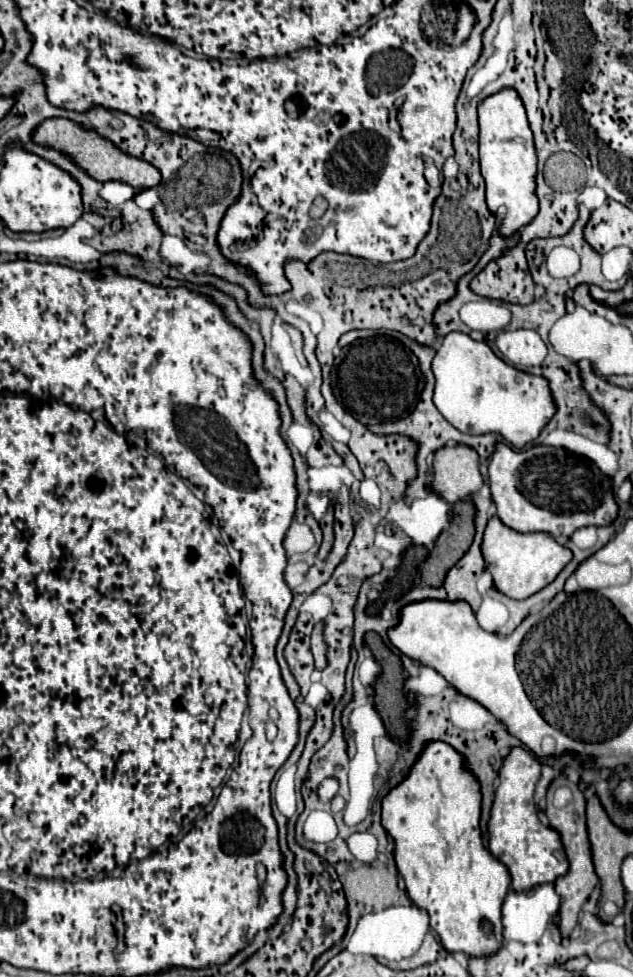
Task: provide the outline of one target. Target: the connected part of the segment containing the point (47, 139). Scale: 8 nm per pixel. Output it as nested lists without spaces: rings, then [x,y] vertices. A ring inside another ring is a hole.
[[[49,118],[45,122],[41,122],[33,132],[31,132],[31,140],[35,144],[41,146],[49,146],[59,150],[61,154],[69,156],[79,168],[83,168],[85,172],[89,172],[89,176],[93,176],[93,180],[115,180],[115,182],[125,182],[137,190],[145,190],[145,188],[153,188],[159,184],[161,174],[157,168],[153,168],[151,164],[147,164],[145,160],[133,158],[121,150],[117,150],[109,140],[103,140],[97,132],[87,132],[81,130],[75,122],[67,120],[67,118]]]

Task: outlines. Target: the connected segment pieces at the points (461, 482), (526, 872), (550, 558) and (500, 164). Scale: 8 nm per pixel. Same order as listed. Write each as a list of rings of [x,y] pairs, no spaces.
[[[445,446],[433,458],[433,492],[445,502],[457,502],[483,486],[479,456],[469,446]]]
[[[511,748],[509,756],[503,760],[499,772],[499,786],[495,790],[491,820],[489,820],[489,850],[499,858],[513,880],[513,890],[529,890],[543,882],[553,882],[557,876],[563,876],[569,868],[561,836],[553,828],[543,826],[535,808],[535,784],[541,774],[539,760],[525,748]]]
[[[497,516],[489,518],[485,526],[485,536],[481,542],[481,554],[485,560],[485,568],[493,576],[493,586],[513,600],[529,598],[531,594],[545,588],[555,576],[565,568],[571,560],[571,550],[561,546],[555,538],[543,532],[521,534],[505,526]]]
[[[503,88],[477,106],[479,112],[479,158],[481,174],[487,184],[487,206],[497,216],[497,208],[505,208],[505,216],[499,220],[499,232],[511,236],[521,226],[529,224],[539,206],[535,196],[535,172],[537,156],[533,146],[533,134],[527,124],[527,114],[519,94],[513,88]]]

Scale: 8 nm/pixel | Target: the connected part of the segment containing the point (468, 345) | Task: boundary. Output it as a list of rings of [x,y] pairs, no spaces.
[[[449,332],[435,358],[435,396],[433,404],[443,418],[465,434],[497,432],[509,444],[523,448],[535,440],[541,428],[555,414],[555,404],[547,380],[513,368],[493,354],[485,342],[477,342],[463,332]]]

